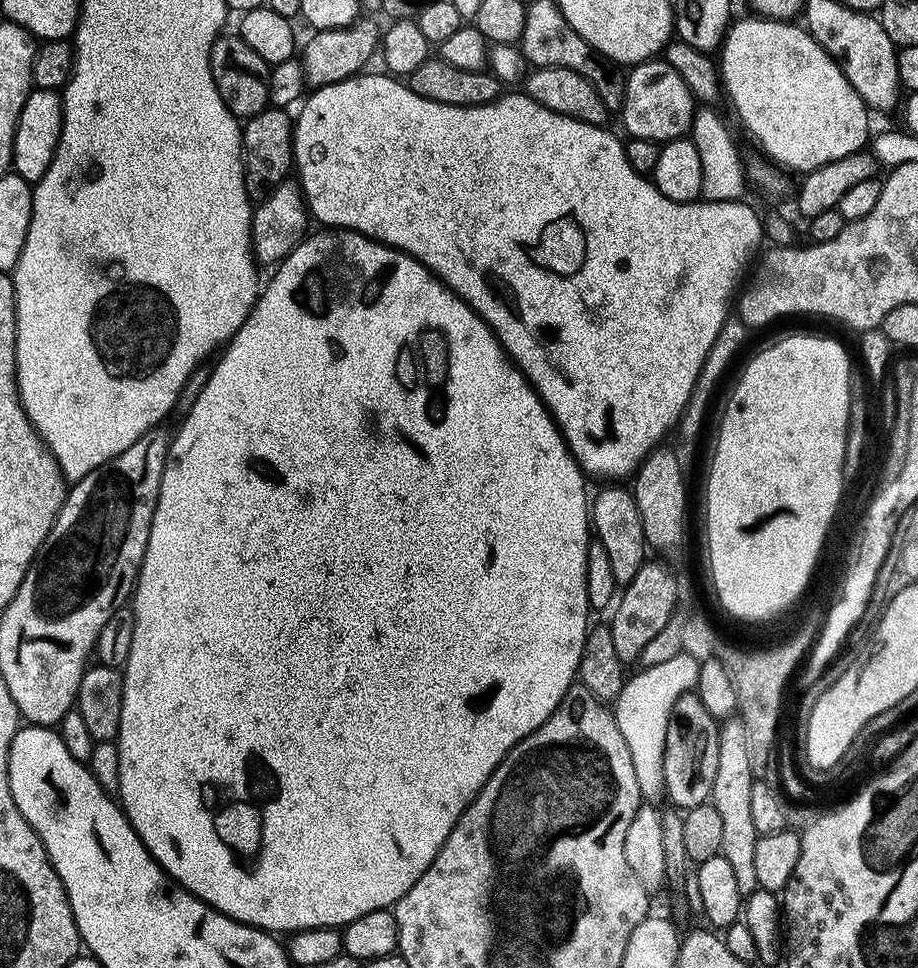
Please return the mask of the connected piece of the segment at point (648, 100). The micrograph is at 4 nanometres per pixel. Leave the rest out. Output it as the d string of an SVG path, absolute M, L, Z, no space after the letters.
M653 58L631 65L624 82L624 128L631 138L646 138L657 142L679 140L692 131L698 101L690 86L682 82L682 74L674 70L663 58Z

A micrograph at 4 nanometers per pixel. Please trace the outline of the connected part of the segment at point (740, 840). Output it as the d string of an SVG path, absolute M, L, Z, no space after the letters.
M729 718L720 724L720 745L718 746L718 774L714 774L714 786L710 803L722 817L722 846L720 855L730 862L734 879L738 881L741 897L747 898L757 891L754 874L754 846L758 839L750 811L750 790L753 782L750 753L746 751L746 726L738 718Z

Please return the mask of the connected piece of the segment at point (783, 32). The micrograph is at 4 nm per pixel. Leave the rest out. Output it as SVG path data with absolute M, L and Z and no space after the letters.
M755 14L738 20L729 27L718 49L718 71L723 95L732 103L741 126L761 148L759 151L781 169L793 168L799 174L813 172L818 166L826 166L826 162L861 151L869 139L870 109L807 28L796 22L767 20Z

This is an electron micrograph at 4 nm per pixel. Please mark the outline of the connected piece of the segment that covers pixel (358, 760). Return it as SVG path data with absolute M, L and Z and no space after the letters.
M320 230L320 233L318 233L318 234L317 234L317 236L313 236L313 234L312 234L312 235L309 235L309 236L308 236L308 237L307 237L307 238L305 238L305 239L304 239L304 240L303 240L303 241L301 241L301 243L300 243L300 244L299 244L299 245L298 245L298 246L297 246L297 248L296 248L296 249L295 249L295 250L294 250L294 251L293 251L293 252L292 252L292 253L290 253L290 254L289 254L289 256L288 256L288 257L286 257L286 258L285 258L285 259L284 259L284 260L281 260L281 262L279 262L279 264L278 264L278 267L277 267L277 268L276 268L276 269L275 269L275 271L277 271L277 272L276 272L276 273L274 273L274 274L273 274L273 276L272 276L272 281L270 281L270 282L269 282L269 284L268 284L268 285L266 285L266 286L265 286L265 288L264 288L264 285L263 285L263 288L262 288L262 291L261 291L261 292L260 292L260 293L259 293L259 296L258 296L258 299L257 299L257 302L256 302L256 305L254 305L254 306L253 306L253 307L252 307L252 312L251 312L251 313L250 313L250 314L249 314L249 316L248 316L248 317L247 317L247 318L246 318L246 322L245 322L245 323L244 323L244 325L242 325L242 327L241 327L241 328L240 328L240 329L239 329L239 330L237 330L237 331L236 331L236 332L235 332L235 334L234 334L234 335L233 335L233 336L232 336L232 339L231 339L231 340L229 340L229 341L228 341L228 343L227 343L227 345L226 345L226 347L225 347L225 348L224 348L224 349L223 349L223 352L224 352L224 351L225 351L225 352L224 352L224 357L222 357L222 358L221 358L221 360L220 360L220 361L218 361L218 362L217 362L217 364L216 364L216 365L214 365L214 366L213 366L213 368L212 368L212 373L210 373L210 374L209 374L209 376L208 376L208 381L206 381L206 382L205 382L205 384L204 384L204 385L202 385L202 386L201 386L201 388L200 388L200 393L198 393L198 394L197 394L197 396L196 396L196 401L194 401L194 402L193 402L193 404L192 404L192 405L190 405L190 406L189 406L189 408L188 408L188 413L186 413L186 414L185 414L185 416L184 416L184 421L182 421L182 422L181 422L181 424L180 424L180 429L178 429L178 430L177 430L177 432L174 432L174 435L173 435L173 436L172 436L172 437L171 437L171 440L170 440L170 443L169 443L169 445L168 445L168 460L167 460L167 461L166 461L166 462L165 462L165 463L164 463L164 473L163 473L163 474L162 474L162 482L161 482L161 483L160 483L160 493L159 493L159 494L158 494L158 502L157 502L157 503L156 503L156 509L155 509L155 510L154 510L154 518L153 518L153 519L152 519L152 525L151 525L151 526L150 526L150 538L149 538L149 539L148 539L148 545L147 545L147 546L146 546L146 554L145 554L145 555L144 555L144 561L143 561L143 562L142 562L142 566L141 566L141 567L140 567L140 576L139 576L139 578L138 578L138 579L137 579L137 580L136 580L136 587L135 587L135 589L134 589L134 595L133 595L133 596L132 596L132 597L131 597L131 600L130 600L130 607L131 607L131 609L132 609L132 615L133 615L133 616L135 616L135 617L136 617L136 621L135 621L135 622L134 622L134 638L133 638L133 639L132 639L132 641L131 641L131 642L130 642L130 658L129 658L129 659L128 659L128 661L127 661L127 662L126 662L126 663L125 663L125 664L124 664L124 667L123 667L123 669L122 669L122 671L123 671L123 674L124 674L124 697L123 697L123 698L122 698L122 722L121 722L121 723L120 723L120 734L119 734L119 737L118 737L118 747L119 747L119 750L120 750L120 791L119 791L119 793L118 793L118 803L119 803L119 805L120 805L120 807L121 807L121 808L123 808L123 810L124 810L124 812L125 812L125 814L127 814L127 815L128 815L128 821L129 821L129 822L131 822L131 823L132 823L132 825L133 825L133 826L134 826L134 830L135 830L135 831L136 831L136 833L137 833L137 834L138 834L138 838L142 838L142 842L143 842L143 843L144 843L144 845L145 845L145 846L146 846L146 850L147 850L147 851L148 851L148 853L149 853L149 854L150 854L150 855L152 855L152 857L154 857L154 859L156 859L156 861L157 861L157 862L159 862L159 864L160 864L160 865L161 865L161 866L162 866L162 870L163 870L163 871L164 871L164 873L165 873L165 874L167 874L167 876L169 876L169 877L170 877L170 878L171 878L171 880L175 880L175 881L176 881L176 883L178 883L178 884L180 884L180 885L182 885L182 887L183 887L183 888L185 888L185 890L187 890L187 891L188 891L188 892L190 892L190 893L192 893L192 895L193 895L193 896L196 896L196 897L198 897L198 899L199 899L199 900L204 900L204 901L206 901L206 903L207 903L207 904L208 904L208 905L209 905L209 906L211 906L211 907L212 907L212 908L217 908L217 909L218 909L218 911L219 911L219 912L220 912L220 913L222 913L222 914L223 914L223 916L228 916L228 917L230 917L230 918L231 918L231 920L237 920L237 921L238 921L238 922L242 922L242 923L243 923L243 924L248 924L248 925L250 925L250 927L252 927L252 928L260 928L260 929L262 929L262 930L263 930L263 931L264 931L264 932L271 932L271 933L273 933L273 934L281 934L281 933L280 933L280 932L286 932L286 933L285 933L285 934L293 934L293 933L295 933L295 932L300 932L300 931L306 931L306 930L308 930L308 929L309 929L309 928L340 928L340 927L341 927L341 926L345 926L345 925L348 925L348 924L350 924L350 923L352 923L352 922L354 922L354 920L355 920L355 919L358 919L358 918L362 918L362 916L363 916L363 915L364 915L364 914L370 914L370 912L371 912L371 911L382 911L382 910L384 910L384 909L391 909L391 908L392 908L392 907L393 907L393 906L394 906L394 905L395 905L395 904L397 904L397 903L398 903L398 901L399 901L399 900L401 900L401 898L403 898L403 897L404 897L404 896L405 896L405 895L406 895L406 894L407 894L407 893L408 893L408 891L409 891L409 890L410 890L410 886L414 886L414 882L418 882L418 878L419 878L419 877L420 877L420 875L421 875L421 874L422 874L422 873L424 873L424 871L425 871L425 870L427 870L427 868L428 868L428 867L429 867L429 866L430 866L430 862L434 862L434 858L435 858L435 857L436 857L436 855L437 855L437 854L438 854L438 850L439 850L439 849L440 849L440 847L441 847L441 846L442 846L442 845L443 845L443 844L444 844L444 843L445 843L445 842L446 842L446 838L447 838L447 837L448 837L448 835L449 835L449 834L450 834L450 830L454 830L454 826L455 826L455 825L456 825L456 823L457 823L457 822L458 822L458 818L462 818L462 814L463 814L463 813L464 813L464 812L465 812L465 811L466 811L466 810L467 810L467 809L468 809L468 806L469 806L469 804L471 804L471 803L472 803L472 801L473 801L473 800L475 800L475 798L476 798L476 795L478 795L478 793L479 793L479 792L481 792L481 791L482 791L482 789L484 789L484 784L485 784L485 782L487 782L487 781L488 781L488 779L490 779L490 777L491 777L491 776L492 776L492 772L493 772L493 770L495 770L495 768L497 768L497 766L499 766L499 765L500 765L500 763L502 763L502 762L503 762L503 761L504 761L504 759L505 759L505 758L506 758L506 754L507 754L507 753L508 753L508 752L509 752L509 751L510 751L510 749L511 749L511 748L513 748L513 746L515 746L515 745L516 745L516 743L517 743L517 742L518 742L518 741L519 741L519 740L521 740L521 739L522 739L522 738L523 738L523 736L528 736L528 735L529 735L529 734L530 734L530 733L532 733L532 732L533 732L533 731L534 731L534 730L538 730L538 726L542 726L542 722L546 722L546 718L547 718L547 717L548 717L548 715L550 715L550 713L552 713L552 712L554 712L554 711L556 711L556 709L557 709L557 708L559 708L559 707L560 707L560 702L561 702L561 700L563 700L563 699L564 699L564 697L565 697L565 696L567 696L567 695L568 695L568 690L569 690L569 688L571 688L571 687L573 687L573 684L574 684L574 681L575 681L575 680L576 680L576 679L577 679L577 676L578 676L578 673L579 673L579 670L580 670L580 659L581 659L581 658L582 658L582 650L583 650L583 649L584 649L584 643L585 643L585 642L586 642L586 638L587 638L587 637L588 637L588 630L589 630L589 627L590 627L590 621L588 621L588 615L590 615L590 609L589 609L589 606L588 606L588 595L587 595L587 594L586 594L586 554L587 554L587 553L588 553L588 546L589 546L589 543L590 543L590 496L589 496L589 493L587 493L587 494L586 494L586 493L584 493L584 480L585 480L585 481L586 481L586 476L585 476L585 473L583 473L583 472L581 472L581 471L580 471L580 465L579 465L579 464L577 464L577 463L576 463L576 459L574 459L574 458L573 458L573 457L572 457L572 451L570 451L570 450L569 450L569 449L568 449L568 444L567 444L567 442L565 442L565 441L564 441L564 436L563 436L563 434L561 434L561 432L560 432L560 428L559 428L559 427L558 427L558 425L556 425L556 422L555 422L555 420L553 420L553 419L552 419L552 416L551 416L551 415L550 415L550 413L549 413L549 412L548 412L548 408L547 408L547 407L546 407L546 405L544 405L544 404L543 404L543 403L542 403L542 402L541 402L541 400L540 400L540 396L539 396L539 394L538 394L538 393L537 393L537 392L535 392L535 391L534 391L534 389L533 389L533 388L532 388L532 384L531 384L531 382L530 382L530 381L528 381L528 379L527 379L527 378L526 378L526 377L525 377L525 376L524 376L524 373L523 373L523 372L521 372L521 370L520 370L520 368L519 368L519 366L517 366L517 365L516 365L516 363L514 363L514 361L512 361L512 360L511 360L511 358L509 358L509 357L508 357L508 354L507 354L507 352L505 352L505 350L504 350L504 347L503 347L503 346L501 346L501 345L500 345L500 339L498 339L498 337L496 337L496 336L495 336L495 334L493 334L493 332L492 332L492 331L491 331L491 330L490 330L490 326L489 326L489 325L488 325L488 323L486 323L486 321L484 321L484 320L483 320L483 318L482 318L482 317L480 317L480 316L479 316L479 314L477 314L477 313L476 313L476 312L475 312L475 310L474 310L474 309L473 309L473 308L471 308L471 306L469 306L469 304L467 304L467 303L466 303L466 301L465 301L465 300L463 300L463 299L462 299L462 298L458 298L458 294L454 294L454 293L453 293L453 292L452 292L452 291L450 291L450 290L449 290L449 288L447 288L447 287L446 287L446 285L445 285L445 284L443 284L443 283L442 283L442 281L441 281L441 280L439 280L439 279L438 279L438 277L437 277L437 276L436 276L436 275L435 275L435 274L434 274L434 273L432 273L432 271L431 271L431 270L429 270L429 268L427 268L427 267L426 267L426 266L422 266L422 262L418 262L418 261L417 261L417 260L415 260L415 258L413 258L413 257L412 257L412 256L407 256L407 254L405 254L405 252L400 252L400 251L399 251L399 250L397 250L397 248L391 248L391 247L390 247L390 246L389 246L389 245L388 245L388 244L381 244L381 243L380 243L380 241L379 241L379 240L371 240L371 239L370 239L370 238L369 238L369 237L368 237L368 236L363 236L363 235L362 235L362 233L361 233L361 232L350 232L350 231L347 231L347 230Z

